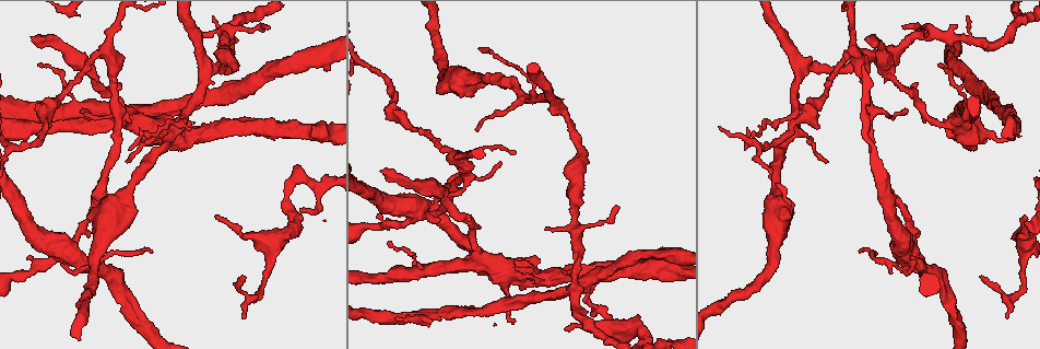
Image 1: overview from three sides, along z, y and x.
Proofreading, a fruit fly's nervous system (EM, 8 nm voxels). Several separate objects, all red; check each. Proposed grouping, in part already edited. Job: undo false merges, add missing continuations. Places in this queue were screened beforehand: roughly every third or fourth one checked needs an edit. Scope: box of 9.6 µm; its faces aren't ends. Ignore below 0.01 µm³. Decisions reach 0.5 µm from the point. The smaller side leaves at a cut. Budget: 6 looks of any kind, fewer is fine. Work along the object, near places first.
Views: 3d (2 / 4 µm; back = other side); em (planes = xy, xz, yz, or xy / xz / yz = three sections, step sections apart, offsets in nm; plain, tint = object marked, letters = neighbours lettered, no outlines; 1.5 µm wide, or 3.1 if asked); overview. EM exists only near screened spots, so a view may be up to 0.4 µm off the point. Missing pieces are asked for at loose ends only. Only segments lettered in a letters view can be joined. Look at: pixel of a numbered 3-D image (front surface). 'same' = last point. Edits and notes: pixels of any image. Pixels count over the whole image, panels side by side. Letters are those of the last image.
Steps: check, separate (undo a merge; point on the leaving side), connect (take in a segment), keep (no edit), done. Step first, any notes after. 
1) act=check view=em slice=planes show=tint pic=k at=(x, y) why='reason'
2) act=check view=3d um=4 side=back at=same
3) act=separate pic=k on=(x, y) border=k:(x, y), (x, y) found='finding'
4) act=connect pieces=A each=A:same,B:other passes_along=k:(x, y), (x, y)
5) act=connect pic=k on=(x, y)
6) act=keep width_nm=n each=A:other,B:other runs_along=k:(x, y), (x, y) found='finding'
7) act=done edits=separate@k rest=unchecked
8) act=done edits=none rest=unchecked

act=check view=3d um=4 pic=1 at=(241, 276) why='tapers out'

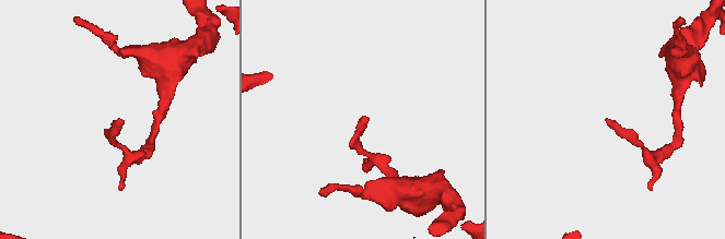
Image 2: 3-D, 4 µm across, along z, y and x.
act=check view=em slice=xz step=8 show=tint pic=2 at=(364, 116) why='need the tissue'

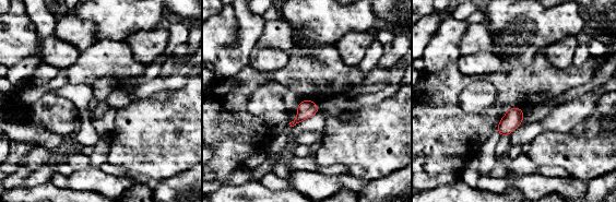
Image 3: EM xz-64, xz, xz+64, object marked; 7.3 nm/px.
act=check view=em slice=planes show=letters at=same

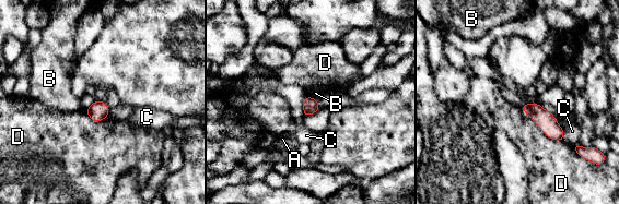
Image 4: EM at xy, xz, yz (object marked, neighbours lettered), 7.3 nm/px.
act=keep width_nm=110 each=A:other,B:other,C:other,D:other border=4:(308, 96), (316, 100) found='no lettered segment goes on from it'

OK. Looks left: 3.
act=check view=3d um=2 pic=1 at=(513, 320) why='tapers out'

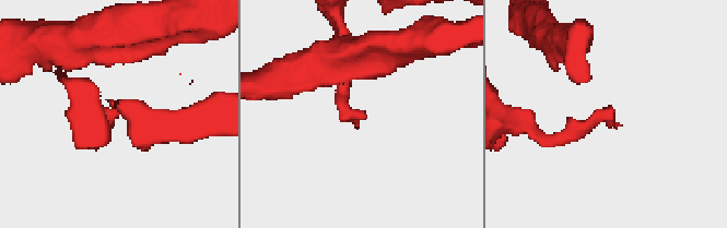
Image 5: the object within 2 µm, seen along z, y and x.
act=check view=em slice=planes show=plain pic=5 at=(362, 116) why='now the EM'

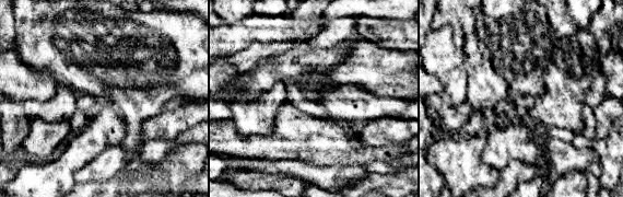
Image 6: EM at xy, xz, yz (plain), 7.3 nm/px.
act=check view=em slice=planes show=letters at=same

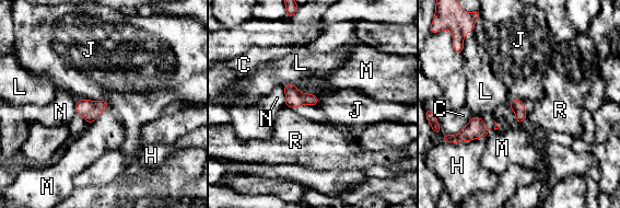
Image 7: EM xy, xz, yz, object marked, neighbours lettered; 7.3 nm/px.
act=keep each=C:other,H:other,J:other,L:other,M:other,N:other,R:other border=7:(83, 97), (105, 101), (109, 106) found='no lettered segment goes on from it'

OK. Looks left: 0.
act=done edits=none rest=unchecked

